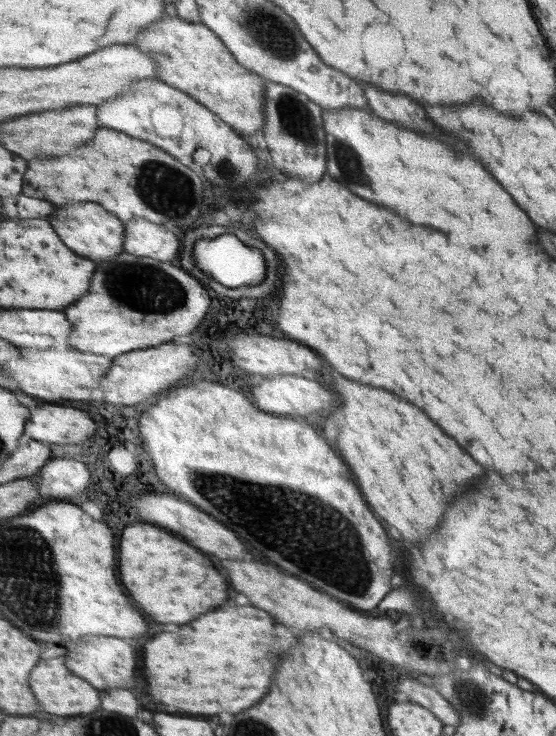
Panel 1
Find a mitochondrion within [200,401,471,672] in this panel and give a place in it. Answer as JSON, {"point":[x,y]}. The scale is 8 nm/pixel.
{"point":[437,651]}

